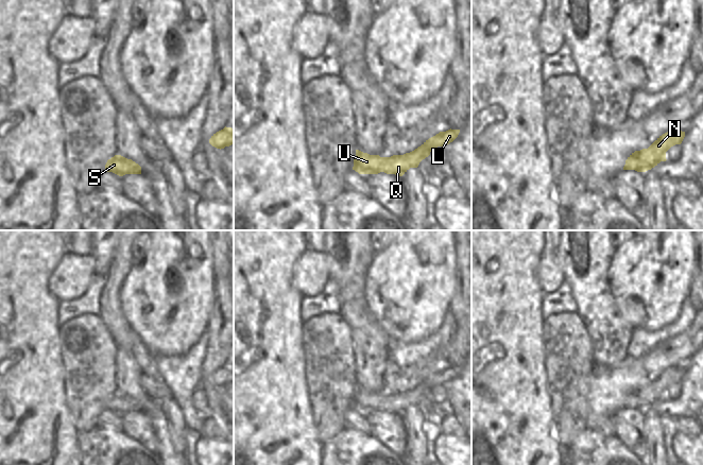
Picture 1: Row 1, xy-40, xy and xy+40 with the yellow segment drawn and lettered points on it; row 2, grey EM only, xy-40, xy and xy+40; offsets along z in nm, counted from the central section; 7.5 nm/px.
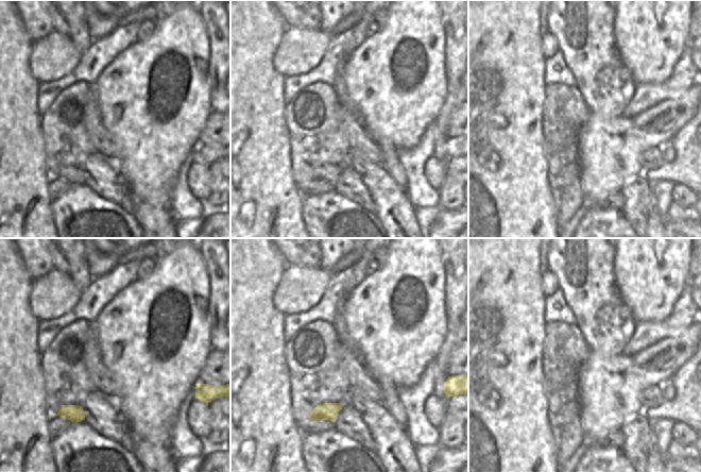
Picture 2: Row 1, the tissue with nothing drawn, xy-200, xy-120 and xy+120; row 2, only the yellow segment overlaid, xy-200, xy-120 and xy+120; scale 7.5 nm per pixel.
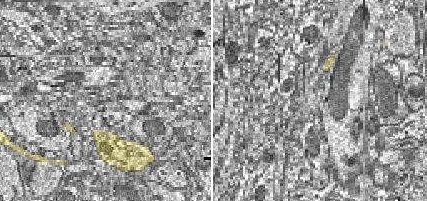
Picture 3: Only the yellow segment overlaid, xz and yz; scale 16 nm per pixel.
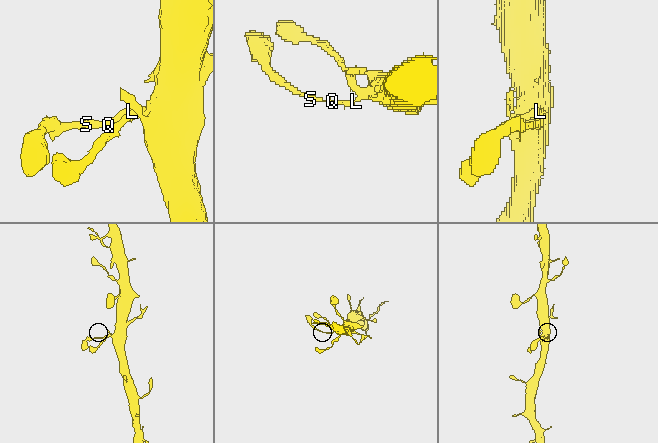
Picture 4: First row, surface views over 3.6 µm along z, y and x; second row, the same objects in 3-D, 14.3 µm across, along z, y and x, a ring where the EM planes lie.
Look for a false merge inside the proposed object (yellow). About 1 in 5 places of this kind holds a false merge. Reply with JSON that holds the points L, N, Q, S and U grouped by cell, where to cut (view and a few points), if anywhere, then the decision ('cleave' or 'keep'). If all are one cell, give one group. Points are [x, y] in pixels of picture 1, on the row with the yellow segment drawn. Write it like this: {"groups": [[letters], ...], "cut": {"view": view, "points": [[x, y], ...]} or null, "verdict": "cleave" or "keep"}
{"groups": [["L", "N", "Q", "S", "U"]], "cut": null, "verdict": "keep"}

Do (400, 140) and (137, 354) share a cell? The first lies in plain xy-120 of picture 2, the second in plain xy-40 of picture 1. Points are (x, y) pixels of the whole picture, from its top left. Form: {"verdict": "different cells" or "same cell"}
{"verdict": "different cells"}

